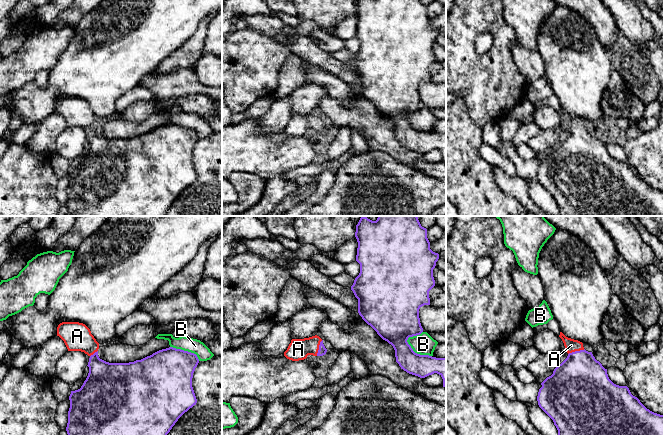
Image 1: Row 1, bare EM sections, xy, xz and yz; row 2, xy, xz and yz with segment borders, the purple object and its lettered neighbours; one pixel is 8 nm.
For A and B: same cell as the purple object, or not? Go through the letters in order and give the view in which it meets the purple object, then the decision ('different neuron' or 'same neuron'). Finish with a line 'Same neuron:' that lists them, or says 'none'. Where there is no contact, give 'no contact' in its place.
A: contact in yz; same neuron
B: contact in xz; different neuron
Same neuron: A

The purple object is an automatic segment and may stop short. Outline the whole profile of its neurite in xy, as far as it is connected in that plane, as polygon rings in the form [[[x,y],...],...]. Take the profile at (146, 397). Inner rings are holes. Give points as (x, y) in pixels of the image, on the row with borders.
[[[62,322],[57,327],[57,336],[64,341],[68,351],[81,351],[90,357],[87,365],[89,367],[89,373],[86,380],[80,389],[71,391],[69,396],[70,408],[68,411],[68,423],[66,427],[68,435],[167,435],[178,419],[197,403],[197,399],[192,387],[192,378],[195,368],[199,363],[199,359],[194,353],[169,347],[159,350],[150,356],[134,362],[109,363],[99,358],[99,343],[96,341],[94,336],[91,334],[90,329],[85,324],[79,322]]]

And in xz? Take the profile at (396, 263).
[[[378,216],[376,221],[361,217],[355,237],[360,273],[351,290],[358,299],[359,315],[393,346],[401,369],[420,378],[437,373],[446,388],[446,358],[417,354],[407,342],[409,337],[423,332],[419,309],[430,305],[429,291],[435,286],[433,269],[439,254],[430,249],[427,229],[421,226],[417,216]]]

